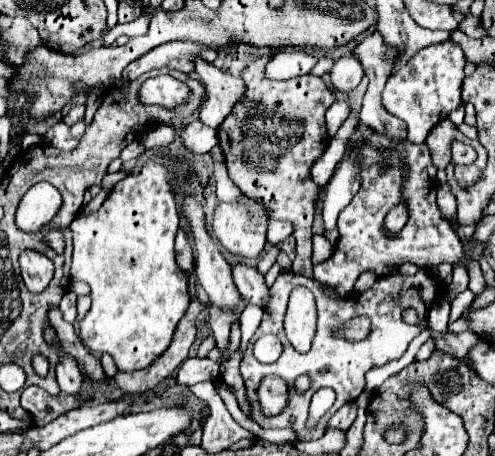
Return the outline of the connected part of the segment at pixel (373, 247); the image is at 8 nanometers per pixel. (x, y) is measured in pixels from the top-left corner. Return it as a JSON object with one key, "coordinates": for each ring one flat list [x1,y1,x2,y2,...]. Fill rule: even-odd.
{"coordinates":[[370,130,370,138,358,148,358,164,362,186,338,216,340,240,334,254,314,266,314,278,318,282,338,288,338,294,344,296,352,292,354,282,364,270,376,272,376,276,386,276,392,266,402,262,436,268,442,262,454,264,462,256,462,242,454,234,452,226,446,220,440,220,436,206,436,182,428,176,430,154,426,144,414,144,410,140,396,142,386,134],[404,160,410,168,408,174,400,166],[400,202,408,204,410,220,400,232,388,236,384,234,384,218]]}

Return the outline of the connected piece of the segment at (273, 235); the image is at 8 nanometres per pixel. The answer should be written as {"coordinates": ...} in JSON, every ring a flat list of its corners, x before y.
{"coordinates":[[268,220,266,224,266,240,270,244,280,244,292,234,292,224,280,222,280,220]]}

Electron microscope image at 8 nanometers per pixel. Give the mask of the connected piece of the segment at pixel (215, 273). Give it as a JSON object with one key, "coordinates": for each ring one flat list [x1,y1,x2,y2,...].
{"coordinates":[[188,196,188,198,184,198,184,202,182,202,182,212,184,212,186,218,188,218,190,236,192,236,192,240,194,240,194,248,196,248,196,254,198,254,198,258,196,258,196,274,198,274,200,286,206,290,210,302,212,302,216,308,220,308,220,310,224,310,224,312,236,312,236,310,238,310,238,304,240,304,240,300,242,300,242,296,240,296,240,292,238,292,238,288,236,288,236,284,234,284,234,280,232,280,232,270,230,270,228,262,224,260,224,256,220,254,218,244,208,236,208,232,206,232,206,228,204,228,204,212,202,212,202,206,198,206,198,202,196,202,192,196]]}

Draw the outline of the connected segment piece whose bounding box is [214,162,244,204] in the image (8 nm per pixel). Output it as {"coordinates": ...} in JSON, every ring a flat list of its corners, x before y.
{"coordinates":[[216,164,214,166,214,178,216,178,216,196,220,202,228,202,228,204,238,204,238,198,242,198,244,194,240,192,240,188,236,188,236,184,232,184,232,180,228,180,226,174,226,164]]}

